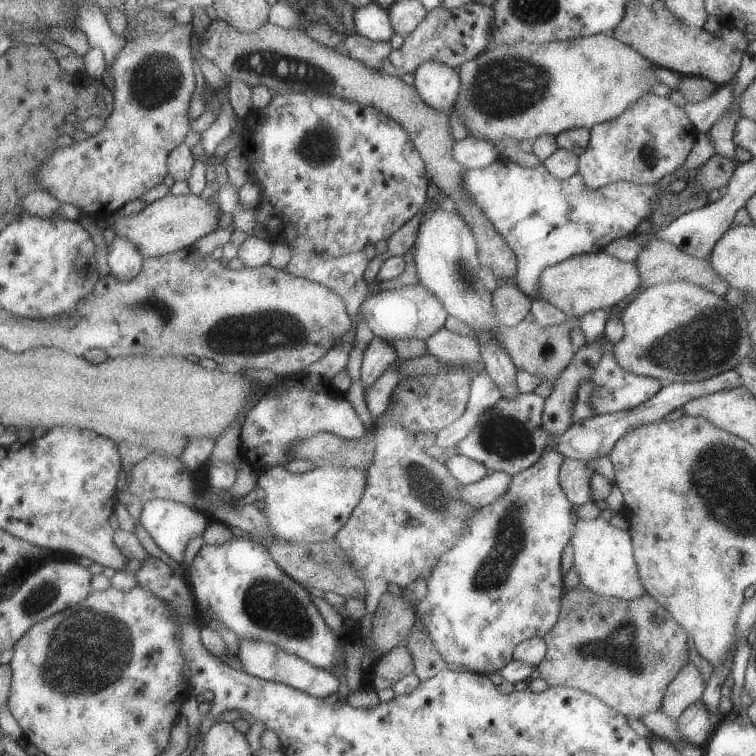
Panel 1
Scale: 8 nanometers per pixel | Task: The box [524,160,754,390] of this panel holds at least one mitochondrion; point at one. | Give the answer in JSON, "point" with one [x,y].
{"point":[710,340]}

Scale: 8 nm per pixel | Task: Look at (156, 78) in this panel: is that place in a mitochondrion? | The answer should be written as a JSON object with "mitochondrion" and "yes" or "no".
{"mitochondrion":"yes"}

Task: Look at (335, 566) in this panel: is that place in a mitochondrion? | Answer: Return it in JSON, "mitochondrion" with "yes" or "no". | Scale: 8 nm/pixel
{"mitochondrion":"yes"}

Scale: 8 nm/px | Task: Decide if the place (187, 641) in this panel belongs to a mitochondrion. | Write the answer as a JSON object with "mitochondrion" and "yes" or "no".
{"mitochondrion":"no"}

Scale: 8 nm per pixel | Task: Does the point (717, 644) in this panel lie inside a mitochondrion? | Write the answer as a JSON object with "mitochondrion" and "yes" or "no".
{"mitochondrion":"no"}

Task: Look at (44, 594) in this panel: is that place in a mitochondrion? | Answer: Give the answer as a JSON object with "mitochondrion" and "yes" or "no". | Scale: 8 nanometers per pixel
{"mitochondrion":"yes"}

